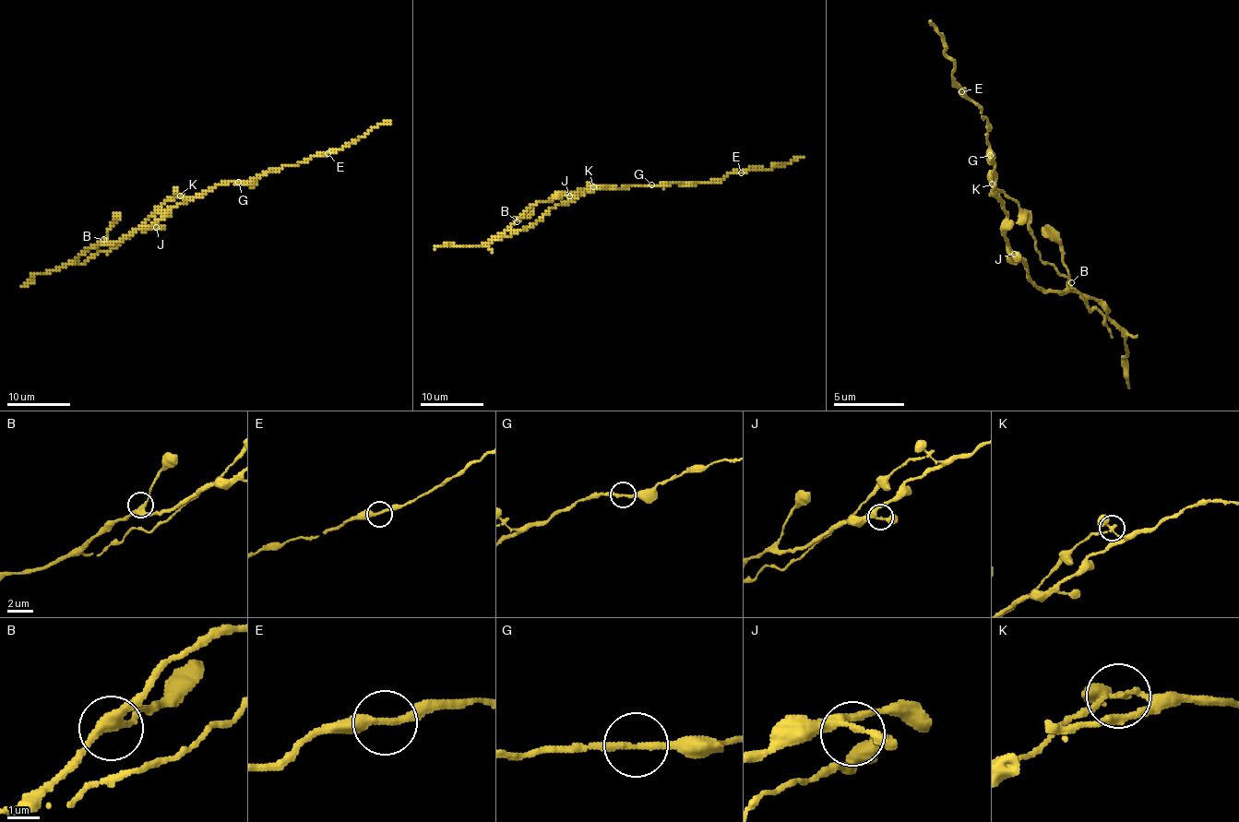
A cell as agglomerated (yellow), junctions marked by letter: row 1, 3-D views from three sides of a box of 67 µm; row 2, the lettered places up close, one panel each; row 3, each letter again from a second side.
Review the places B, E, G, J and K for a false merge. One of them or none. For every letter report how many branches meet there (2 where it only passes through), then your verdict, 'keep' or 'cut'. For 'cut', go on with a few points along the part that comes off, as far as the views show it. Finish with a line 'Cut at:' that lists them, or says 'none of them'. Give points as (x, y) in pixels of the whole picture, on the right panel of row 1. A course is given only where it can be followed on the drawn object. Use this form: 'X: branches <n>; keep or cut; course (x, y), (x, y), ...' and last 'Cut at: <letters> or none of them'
B: branches 3; keep
E: branches 2; keep
G: branches 2; keep
J: branches 3; keep
K: branches 3; cut; course (993, 184), (1018, 205), (1039, 257), (1081, 296), (1089, 310), (1095, 307), (1113, 339)
Cut at: K

